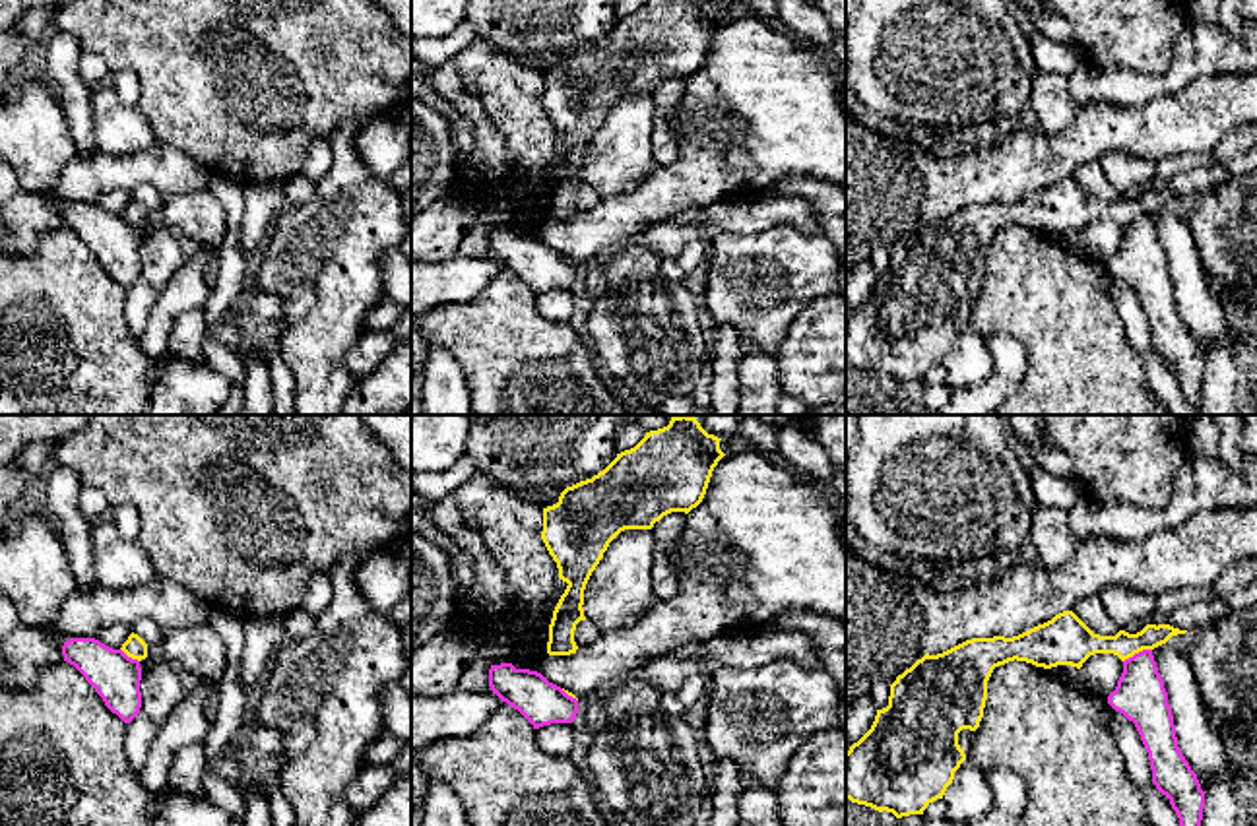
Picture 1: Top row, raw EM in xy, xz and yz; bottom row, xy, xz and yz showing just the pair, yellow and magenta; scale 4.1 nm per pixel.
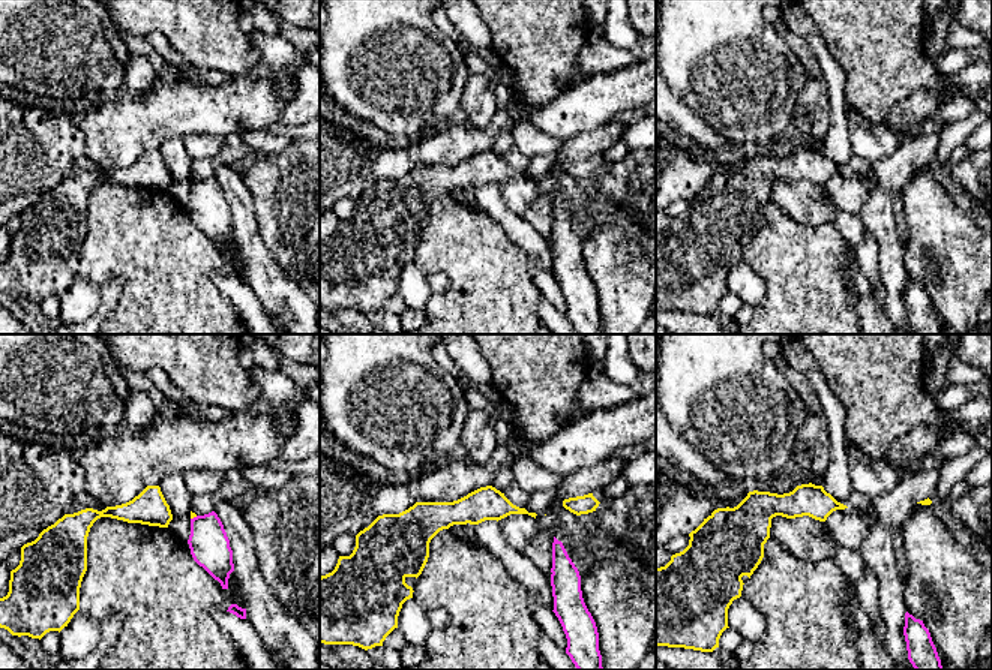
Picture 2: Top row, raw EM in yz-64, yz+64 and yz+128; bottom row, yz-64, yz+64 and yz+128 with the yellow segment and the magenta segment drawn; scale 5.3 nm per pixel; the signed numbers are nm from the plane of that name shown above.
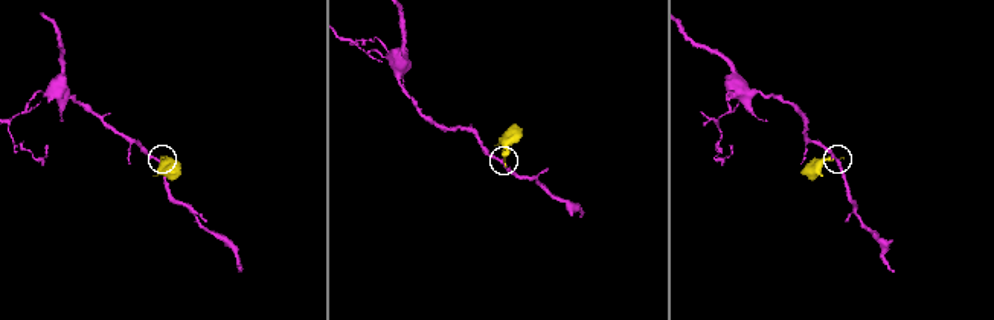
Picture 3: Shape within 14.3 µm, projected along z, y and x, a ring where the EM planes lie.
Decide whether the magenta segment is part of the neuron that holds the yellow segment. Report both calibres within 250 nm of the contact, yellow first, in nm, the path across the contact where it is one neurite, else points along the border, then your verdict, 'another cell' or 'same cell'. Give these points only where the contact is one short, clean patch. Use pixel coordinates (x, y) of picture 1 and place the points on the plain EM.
150/200 nm | along yz (1151, 214), (1143, 214), (1124, 227) | another cell

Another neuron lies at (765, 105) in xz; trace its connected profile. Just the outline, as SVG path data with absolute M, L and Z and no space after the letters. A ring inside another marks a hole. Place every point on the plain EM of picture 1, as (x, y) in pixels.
M758 16L724 21L712 37L702 68L687 79L687 91L671 118L677 159L658 167L630 198L599 200L570 221L547 219L537 238L578 266L586 266L683 209L702 211L727 198L760 194L788 176L846 184L846 105L838 95L842 81L832 54L793 37L784 27Z

